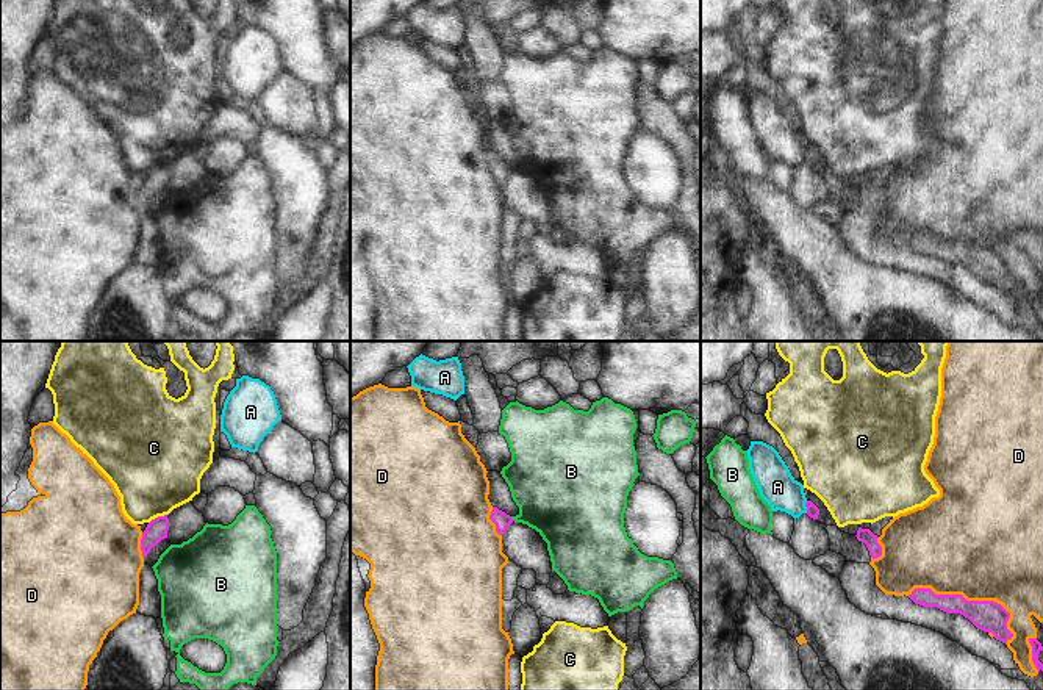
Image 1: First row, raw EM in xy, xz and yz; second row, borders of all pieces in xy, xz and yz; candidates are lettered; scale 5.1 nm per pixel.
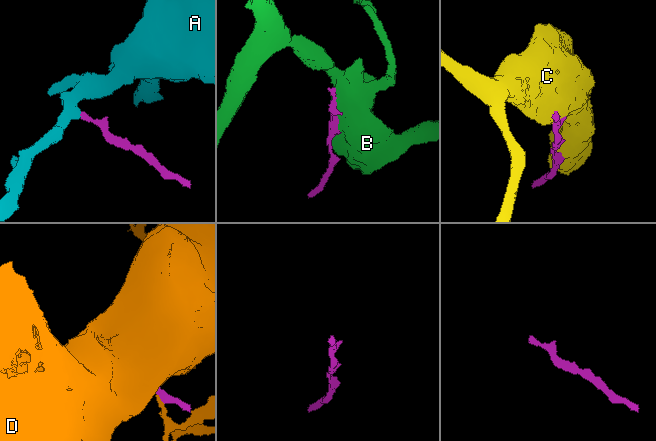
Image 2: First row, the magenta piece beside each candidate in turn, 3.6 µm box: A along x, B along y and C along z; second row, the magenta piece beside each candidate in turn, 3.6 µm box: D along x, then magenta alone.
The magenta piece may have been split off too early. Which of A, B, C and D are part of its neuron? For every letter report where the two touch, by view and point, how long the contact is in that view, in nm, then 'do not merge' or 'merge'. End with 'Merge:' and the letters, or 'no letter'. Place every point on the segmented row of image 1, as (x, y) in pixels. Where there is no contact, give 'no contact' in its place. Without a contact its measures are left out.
A: yz (806, 506) | 60 nm | do not merge
B: xz (512, 518) | 30 nm | do not merge
C: xy (157, 518) | 110 nm | do not merge
D: yz (970, 601) | 600 nm | do not merge
Merge: no letter

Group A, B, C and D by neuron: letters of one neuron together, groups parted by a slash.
A / B / C / D

